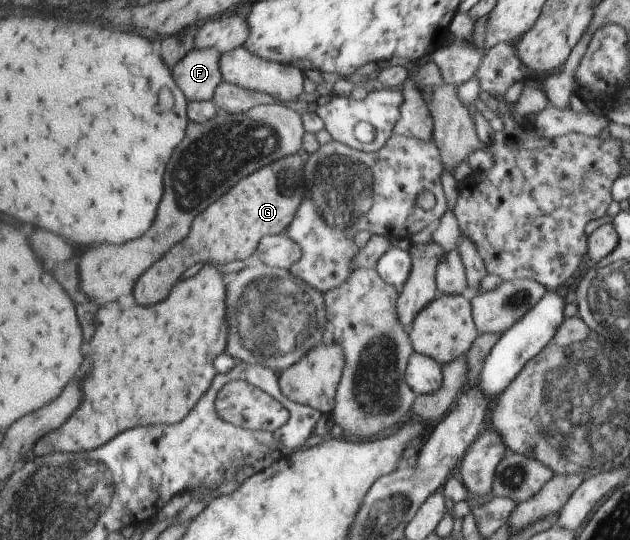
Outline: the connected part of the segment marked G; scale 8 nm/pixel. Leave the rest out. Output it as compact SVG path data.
M303 152L283 158L281 164L269 164L253 176L241 180L229 194L224 194L221 200L209 206L205 214L200 213L193 221L189 236L173 246L136 282L134 292L137 302L149 306L165 300L181 276L197 262L204 265L207 262L248 262L257 255L258 246L264 237L285 232L295 220L297 211L309 192L306 164L307 156Z

